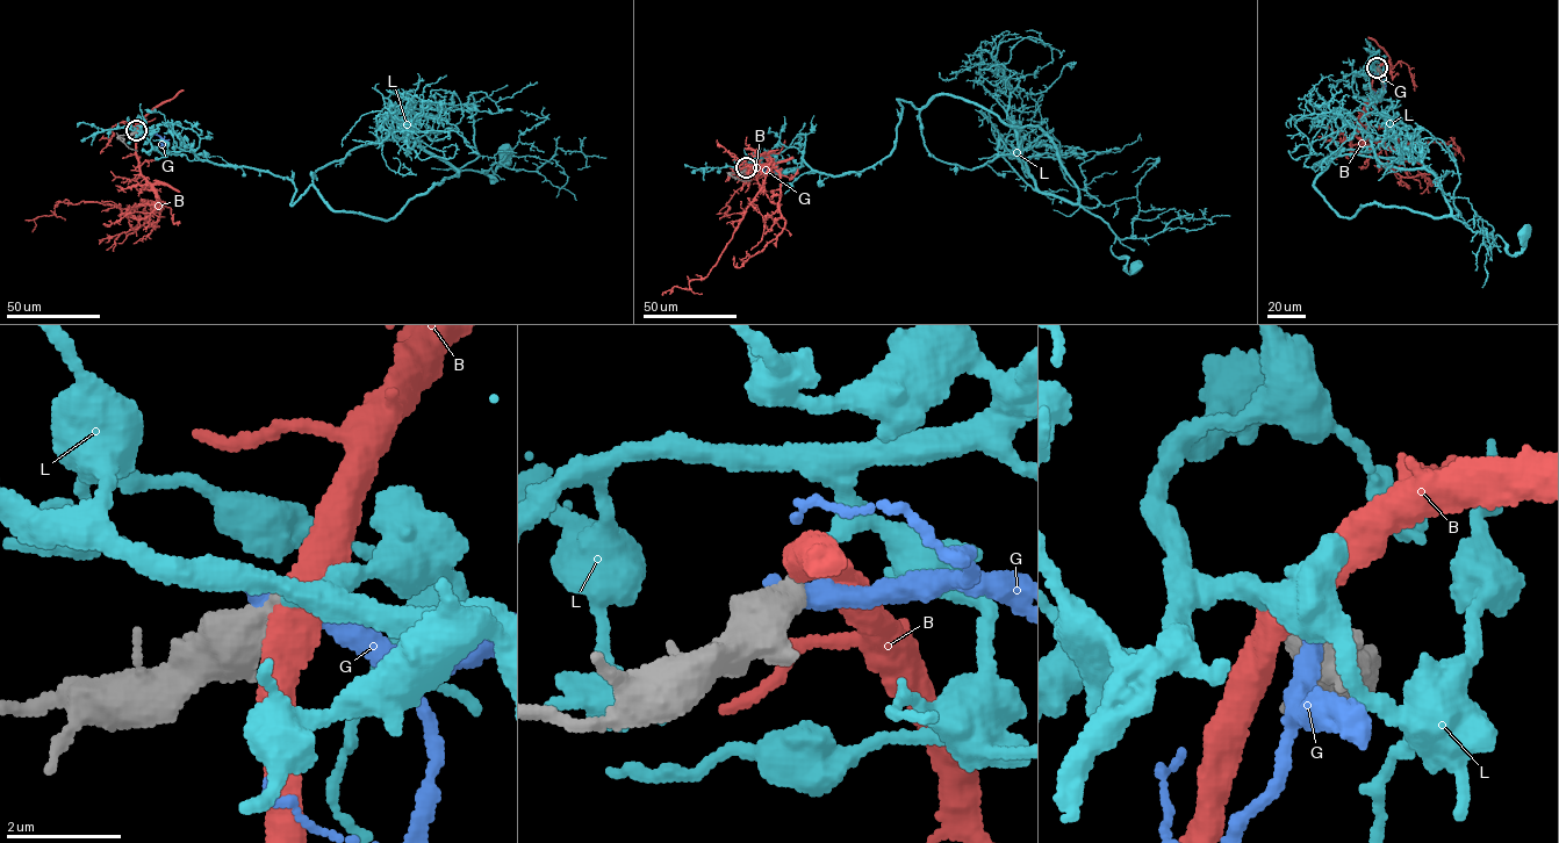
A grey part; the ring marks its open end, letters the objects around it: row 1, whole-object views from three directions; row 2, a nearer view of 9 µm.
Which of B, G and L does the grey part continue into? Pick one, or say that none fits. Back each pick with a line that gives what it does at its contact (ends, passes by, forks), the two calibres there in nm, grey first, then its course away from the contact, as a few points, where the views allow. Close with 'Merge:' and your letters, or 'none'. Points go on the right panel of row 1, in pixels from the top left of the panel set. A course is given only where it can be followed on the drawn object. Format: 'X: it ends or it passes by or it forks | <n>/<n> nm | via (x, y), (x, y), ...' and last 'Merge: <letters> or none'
L: it ends | 280/240 nm | via (1377, 67), (1388, 136), (1314, 167), (1407, 153), (1456, 220), (1511, 254), (1524, 232)
Merge: L

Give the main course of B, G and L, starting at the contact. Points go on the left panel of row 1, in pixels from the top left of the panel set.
B: (136, 131), (138, 167), (158, 200), (123, 209), (93, 201), (59, 202), (52, 215), (35, 217), (31, 231)
G: (135, 131), (157, 135), (163, 139), (162, 149)
L: (136, 130), (287, 178), (292, 204), (370, 144), (411, 136), (493, 182), (505, 153)

